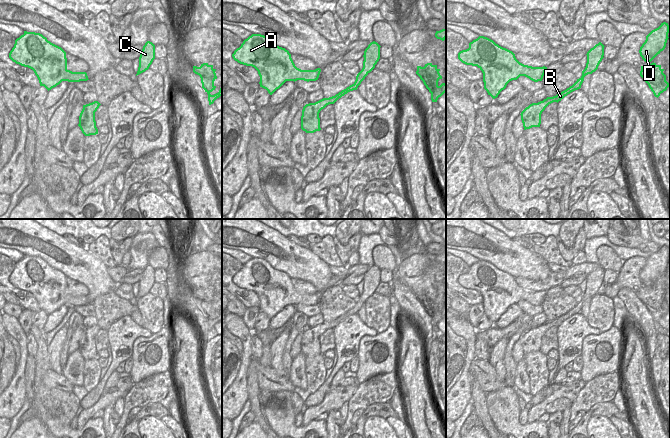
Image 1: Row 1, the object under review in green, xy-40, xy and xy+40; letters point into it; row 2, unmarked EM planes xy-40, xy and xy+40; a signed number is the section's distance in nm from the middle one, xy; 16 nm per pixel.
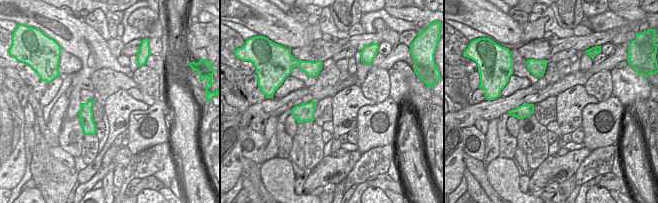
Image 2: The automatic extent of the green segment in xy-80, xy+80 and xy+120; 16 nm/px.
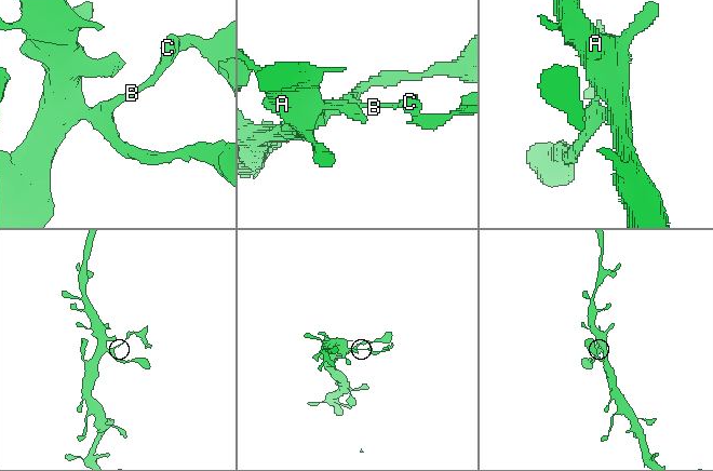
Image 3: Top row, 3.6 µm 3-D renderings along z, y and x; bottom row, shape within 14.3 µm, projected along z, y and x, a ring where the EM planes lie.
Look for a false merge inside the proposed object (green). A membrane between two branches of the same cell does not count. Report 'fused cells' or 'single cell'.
fused cells

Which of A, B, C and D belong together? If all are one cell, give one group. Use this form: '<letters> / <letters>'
A B / C D

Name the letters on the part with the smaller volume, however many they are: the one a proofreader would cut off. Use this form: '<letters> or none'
C, D

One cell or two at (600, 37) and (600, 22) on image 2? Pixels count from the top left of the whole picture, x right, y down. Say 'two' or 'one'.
two

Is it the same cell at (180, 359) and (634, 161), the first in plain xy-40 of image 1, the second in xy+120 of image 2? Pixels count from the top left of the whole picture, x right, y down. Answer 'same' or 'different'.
same

